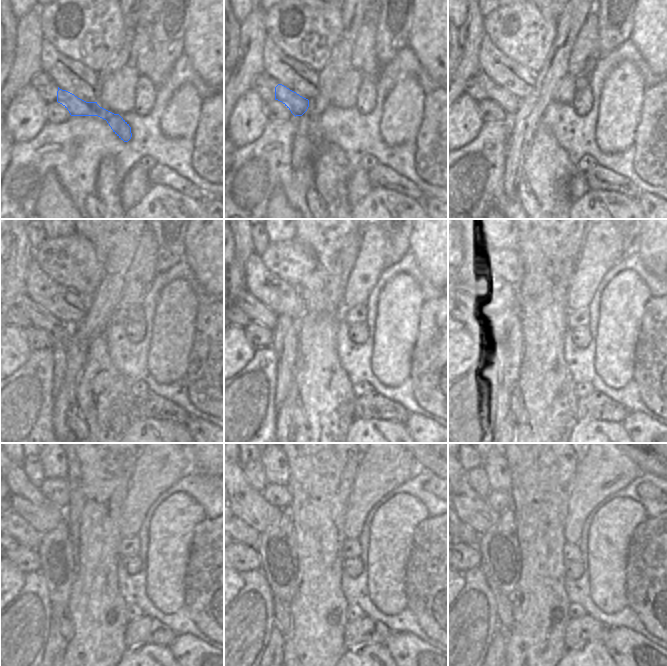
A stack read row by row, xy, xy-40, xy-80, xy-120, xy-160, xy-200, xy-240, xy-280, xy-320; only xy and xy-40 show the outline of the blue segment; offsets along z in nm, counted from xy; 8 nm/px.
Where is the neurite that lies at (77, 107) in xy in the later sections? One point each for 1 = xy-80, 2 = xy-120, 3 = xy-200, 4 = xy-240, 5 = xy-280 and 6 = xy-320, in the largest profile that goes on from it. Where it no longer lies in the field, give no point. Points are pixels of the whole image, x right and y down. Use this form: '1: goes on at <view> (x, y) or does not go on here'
1: goes on at xy-80 (501, 96)
2: goes on at xy-120 (39, 316)
3: goes on at xy-200 (479, 312)
4: goes on at xy-240 (20, 530)
5: goes on at xy-280 (245, 534)
6: goes on at xy-320 (469, 536)

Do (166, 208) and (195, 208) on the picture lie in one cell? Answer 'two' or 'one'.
one

